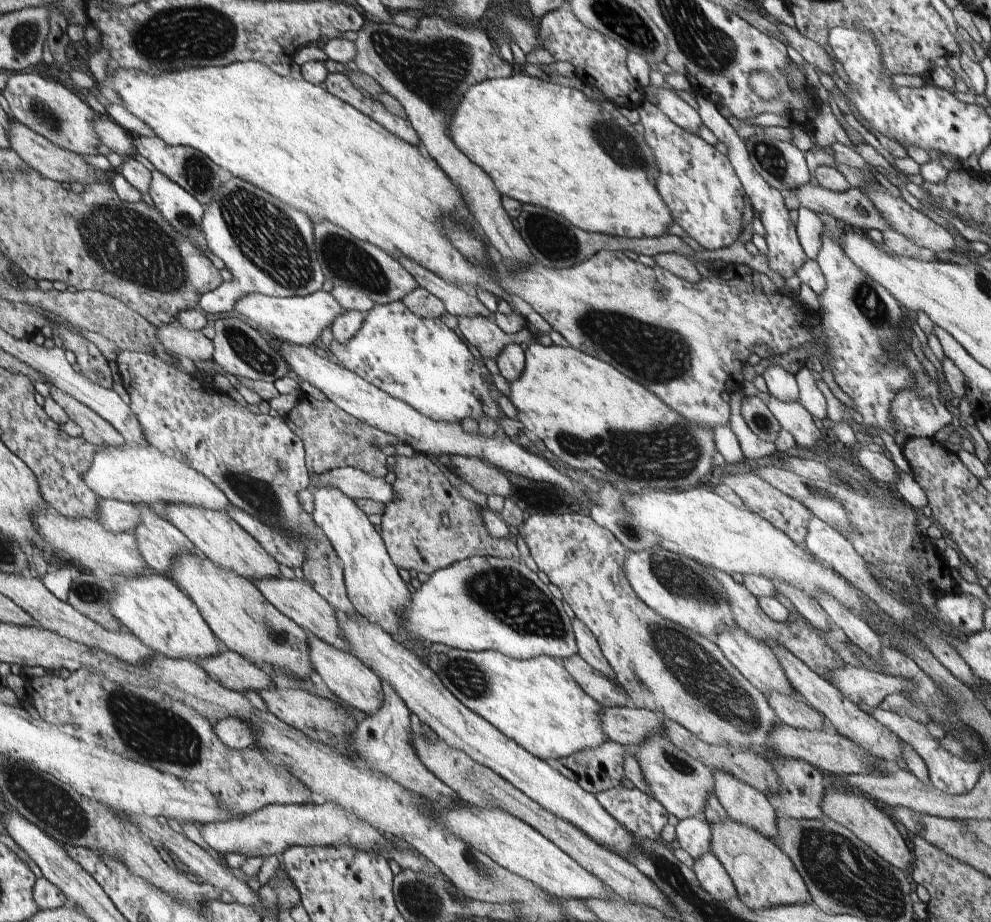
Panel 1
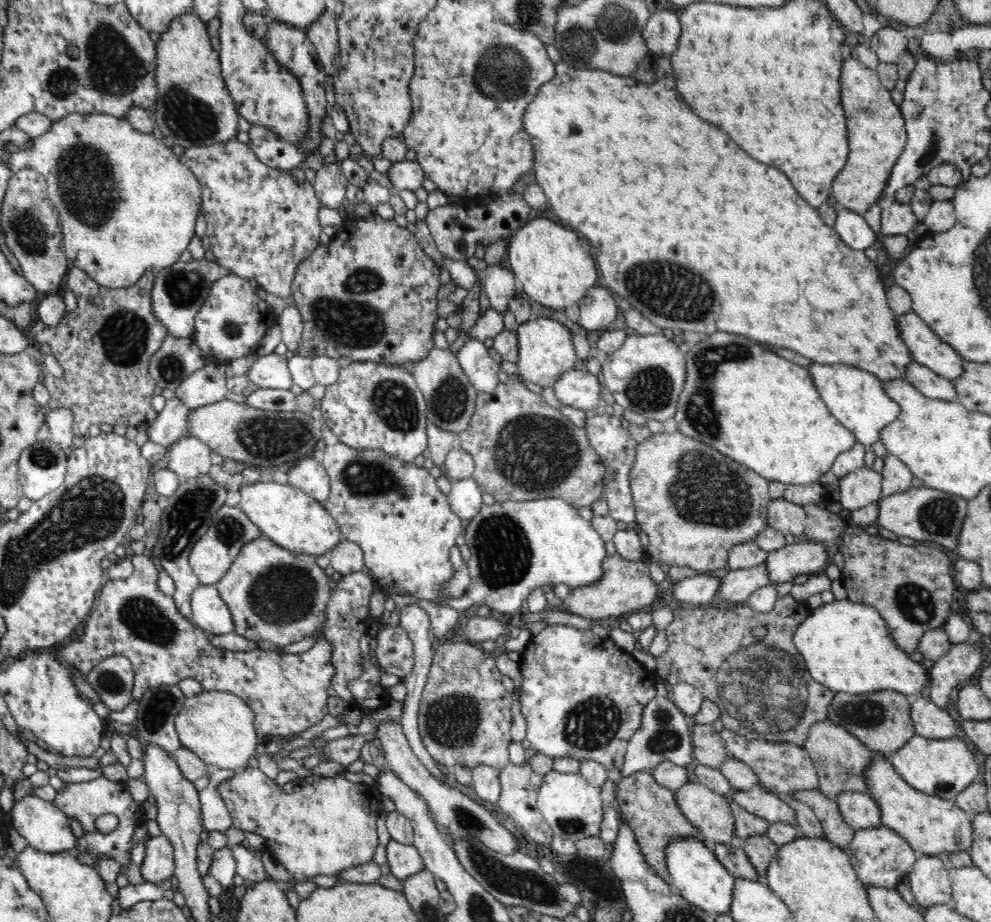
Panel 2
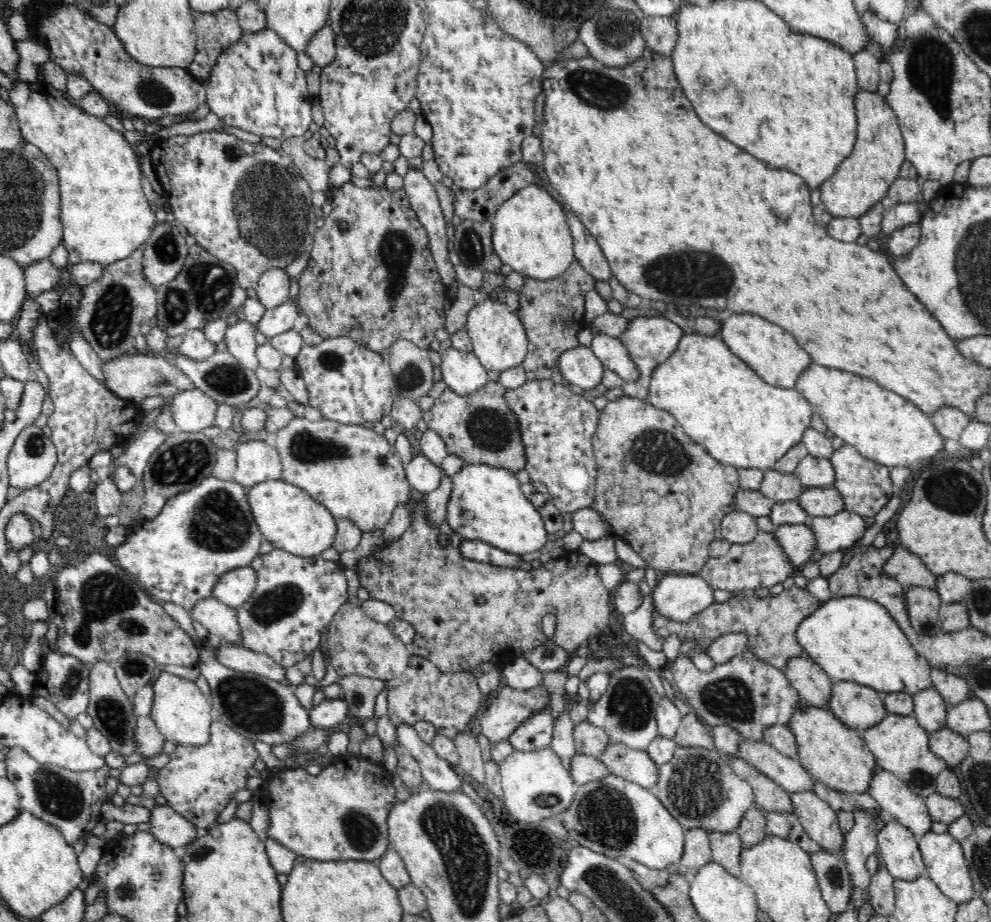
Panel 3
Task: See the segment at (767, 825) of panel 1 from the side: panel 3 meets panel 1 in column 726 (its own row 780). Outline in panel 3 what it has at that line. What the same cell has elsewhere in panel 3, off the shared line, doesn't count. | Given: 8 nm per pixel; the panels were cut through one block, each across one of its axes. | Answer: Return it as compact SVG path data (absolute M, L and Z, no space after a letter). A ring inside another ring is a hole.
M744 742L736 748L736 756L758 768L764 776L780 784L788 792L812 792L814 794L814 782L812 774L798 762L776 748L768 746L766 742Z

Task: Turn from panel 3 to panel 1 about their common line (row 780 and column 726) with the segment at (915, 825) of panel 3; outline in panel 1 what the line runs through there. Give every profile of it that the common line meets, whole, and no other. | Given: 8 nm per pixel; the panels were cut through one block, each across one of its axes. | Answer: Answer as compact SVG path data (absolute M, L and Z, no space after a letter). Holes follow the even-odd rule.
M709 852L701 856L693 864L693 872L697 876L699 886L715 900L715 902L727 902L737 896L737 890L733 886L733 880L729 878L723 864Z

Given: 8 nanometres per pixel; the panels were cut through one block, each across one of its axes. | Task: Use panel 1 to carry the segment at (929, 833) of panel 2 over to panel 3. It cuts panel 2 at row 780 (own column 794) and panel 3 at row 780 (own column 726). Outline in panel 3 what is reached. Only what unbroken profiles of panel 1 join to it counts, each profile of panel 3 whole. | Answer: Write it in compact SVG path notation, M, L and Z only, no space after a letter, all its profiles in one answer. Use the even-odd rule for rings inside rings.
M804 704L800 710L792 712L788 728L796 736L798 742L798 756L800 764L818 778L824 786L838 790L838 792L854 792L854 794L868 794L868 786L872 780L872 774L878 766L874 754L864 744L864 738L858 736L858 732L844 722L840 722L830 710L816 708Z

